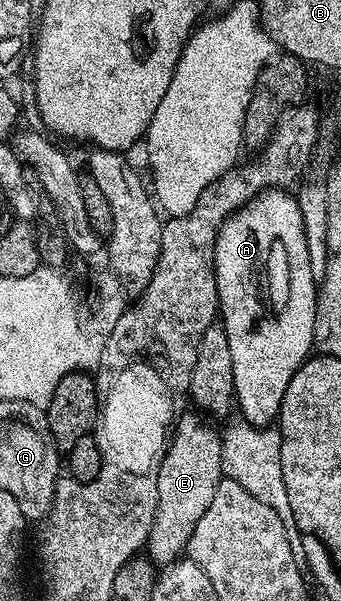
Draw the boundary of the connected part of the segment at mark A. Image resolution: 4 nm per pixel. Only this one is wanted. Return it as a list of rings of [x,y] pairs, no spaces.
[[[271,188],[250,199],[245,206],[235,210],[226,223],[220,228],[218,239],[214,245],[214,267],[216,268],[216,288],[218,289],[218,309],[220,325],[227,334],[229,351],[232,352],[232,373],[235,380],[234,396],[236,406],[245,416],[245,421],[255,428],[266,428],[277,419],[280,404],[284,400],[284,392],[288,392],[288,380],[294,375],[307,358],[311,357],[314,345],[314,325],[316,324],[316,300],[318,299],[318,282],[312,274],[309,264],[308,240],[305,239],[304,220],[301,218],[301,208],[297,197],[289,189]]]

